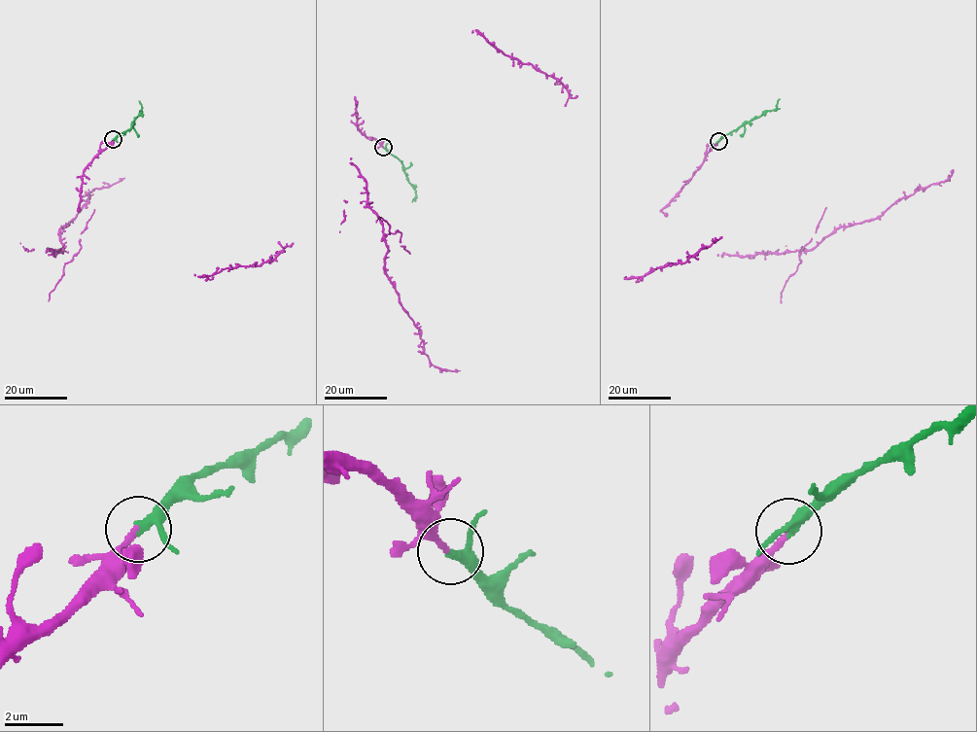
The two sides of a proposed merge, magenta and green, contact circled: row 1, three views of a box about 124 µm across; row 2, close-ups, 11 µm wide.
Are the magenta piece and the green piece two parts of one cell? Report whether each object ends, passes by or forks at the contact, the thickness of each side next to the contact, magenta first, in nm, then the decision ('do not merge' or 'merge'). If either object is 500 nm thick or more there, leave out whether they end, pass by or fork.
magenta ends; green passes by; calibres 190 and 260 nm; merge

